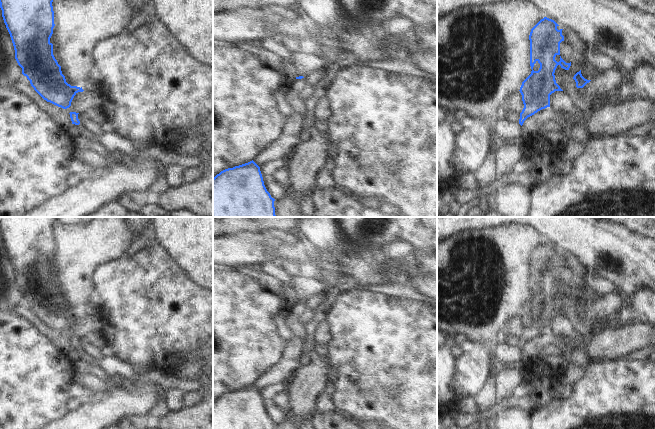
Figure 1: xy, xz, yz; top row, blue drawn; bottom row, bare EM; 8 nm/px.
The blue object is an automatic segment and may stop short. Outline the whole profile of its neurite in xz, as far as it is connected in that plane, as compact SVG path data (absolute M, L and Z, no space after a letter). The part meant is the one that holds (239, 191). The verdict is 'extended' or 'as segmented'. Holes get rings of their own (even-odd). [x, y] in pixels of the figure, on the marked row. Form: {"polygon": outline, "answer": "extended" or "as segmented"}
{"polygon": "M253 160L213 178L213 217L276 217L274 201Z", "answer": "as segmented"}

